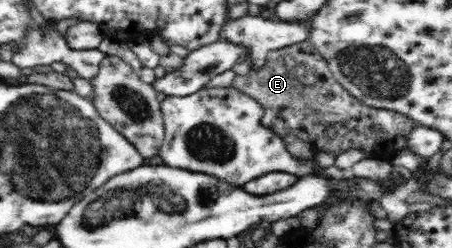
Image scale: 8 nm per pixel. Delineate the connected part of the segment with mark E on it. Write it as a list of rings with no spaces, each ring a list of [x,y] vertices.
[[[309,40],[303,43],[285,45],[280,49],[273,49],[267,54],[267,62],[259,70],[249,70],[247,76],[235,76],[233,88],[252,96],[259,101],[265,109],[262,122],[264,126],[272,129],[275,135],[284,138],[291,135],[299,138],[320,152],[340,155],[354,148],[362,150],[368,159],[391,161],[398,151],[408,146],[410,133],[418,125],[409,116],[403,115],[393,109],[373,108],[353,97],[330,71],[327,61],[311,46]]]

